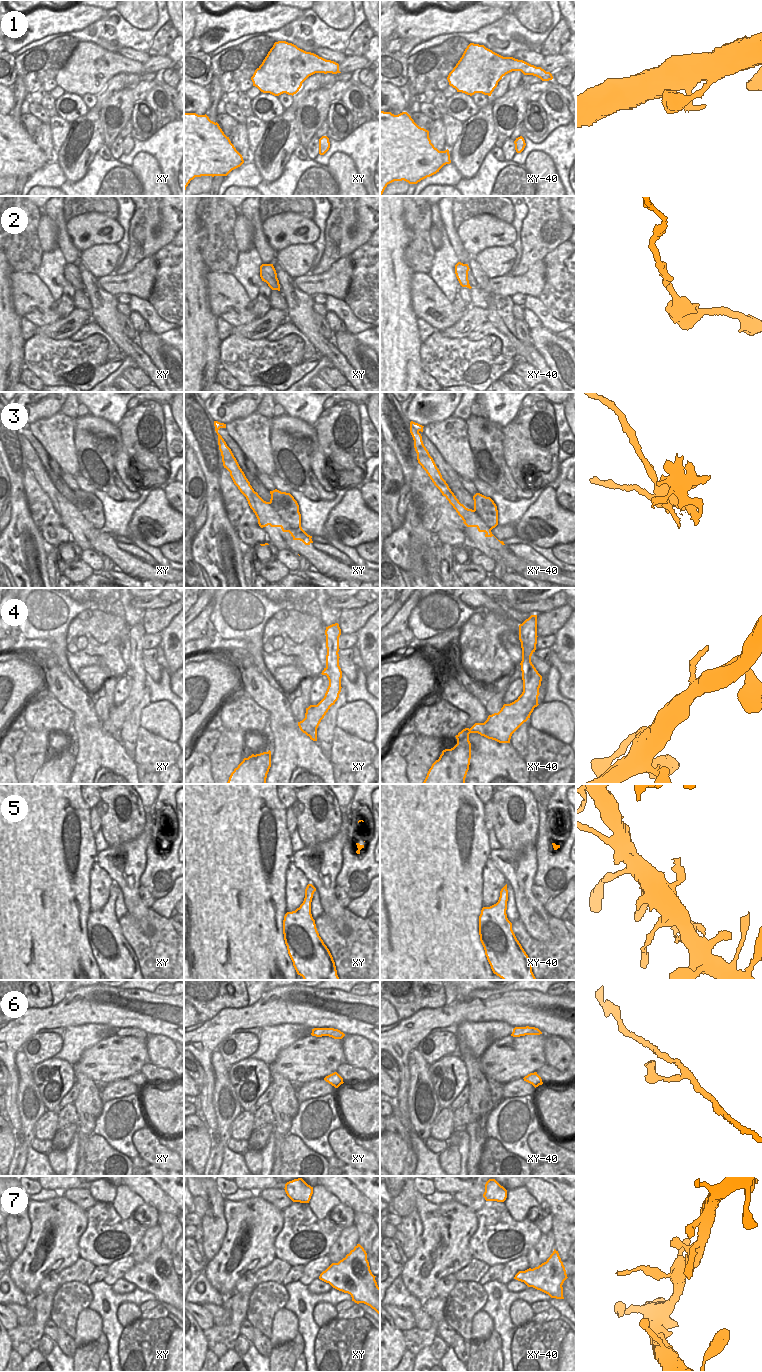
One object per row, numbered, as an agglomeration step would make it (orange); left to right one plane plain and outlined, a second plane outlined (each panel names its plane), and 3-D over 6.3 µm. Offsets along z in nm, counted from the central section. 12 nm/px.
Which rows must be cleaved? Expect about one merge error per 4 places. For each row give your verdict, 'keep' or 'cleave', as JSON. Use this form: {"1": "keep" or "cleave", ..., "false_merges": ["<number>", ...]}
{"1": "keep", "2": "keep", "3": "cleave", "4": "keep", "5": "keep", "6": "keep", "7": "keep", "false_merges": ["3"]}

